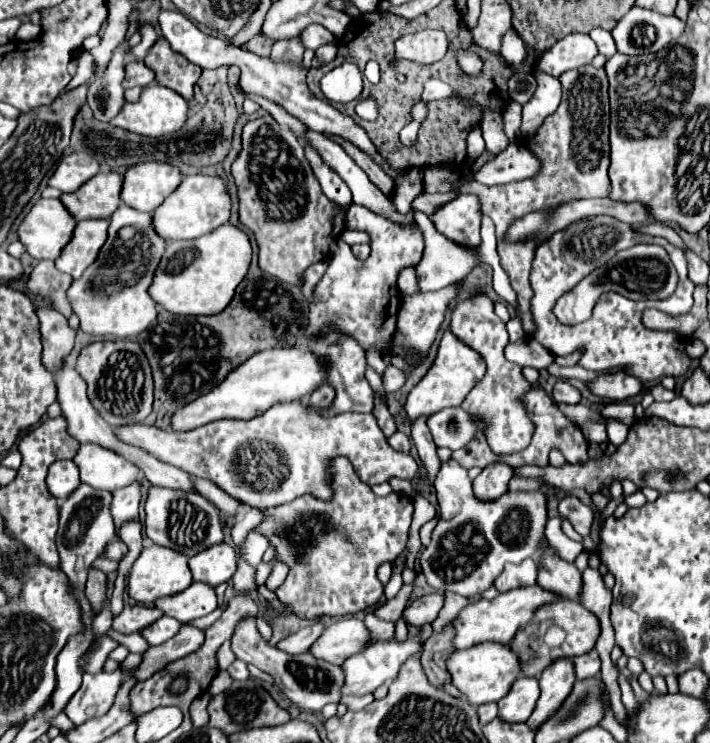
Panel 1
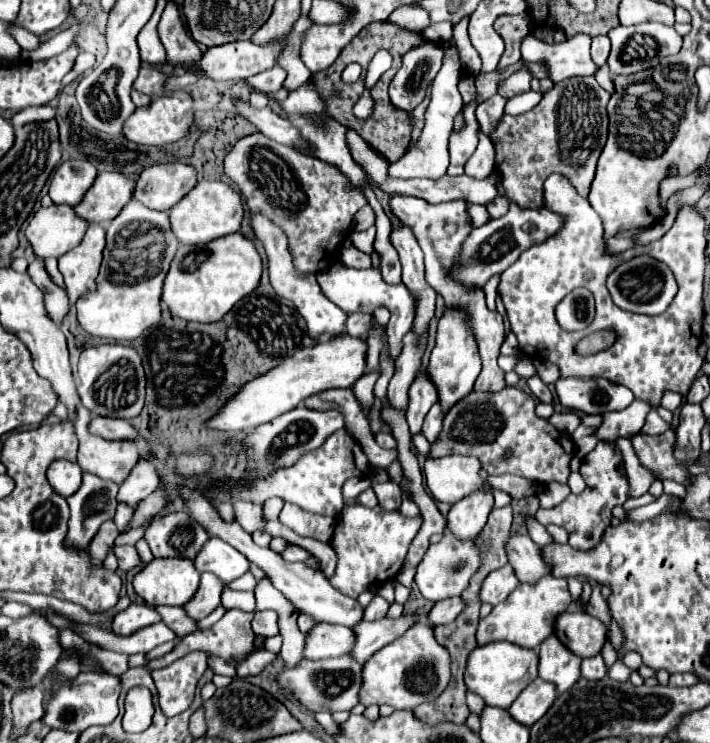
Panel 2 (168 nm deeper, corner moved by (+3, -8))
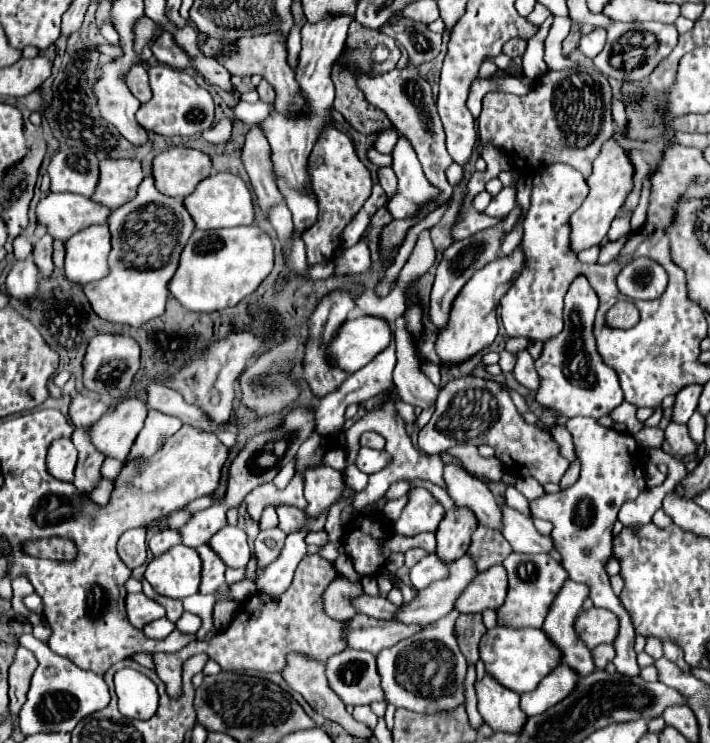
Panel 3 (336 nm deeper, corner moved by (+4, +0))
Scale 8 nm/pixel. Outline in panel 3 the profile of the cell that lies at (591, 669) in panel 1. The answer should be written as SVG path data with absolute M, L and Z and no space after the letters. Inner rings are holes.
M611 643L599 645L599 647L593 649L593 659L595 659L597 669L605 669L605 665L613 661L613 657L615 657L615 649L613 649Z

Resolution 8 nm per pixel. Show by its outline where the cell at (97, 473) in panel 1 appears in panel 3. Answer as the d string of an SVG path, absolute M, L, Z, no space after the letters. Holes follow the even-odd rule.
M125 397L91 427L91 441L107 457L125 461L145 417L147 405L137 397Z

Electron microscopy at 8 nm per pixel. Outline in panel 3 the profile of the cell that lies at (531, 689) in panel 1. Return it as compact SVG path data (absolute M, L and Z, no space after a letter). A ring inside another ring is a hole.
M561 663L555 671L551 671L551 675L547 675L547 679L543 679L543 683L539 683L535 691L521 695L521 709L529 717L541 715L549 707L561 703L577 687L577 681L579 675L571 667Z

